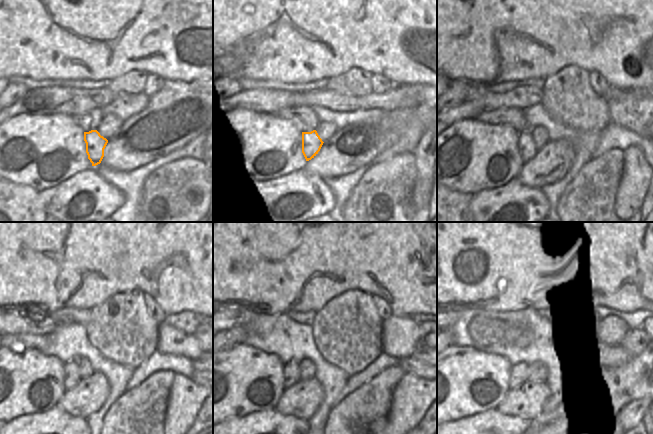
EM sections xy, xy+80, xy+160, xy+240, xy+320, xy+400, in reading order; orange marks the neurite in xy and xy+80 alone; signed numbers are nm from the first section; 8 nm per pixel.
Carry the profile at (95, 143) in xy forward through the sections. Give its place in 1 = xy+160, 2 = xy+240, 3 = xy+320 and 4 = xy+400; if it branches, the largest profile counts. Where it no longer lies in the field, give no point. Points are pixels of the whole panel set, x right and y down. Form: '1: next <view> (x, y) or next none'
1: next xy+160 (528, 149)
2: next xy+240 (72, 376)
3: next xy+320 (292, 370)
4: next xy+400 (518, 372)

